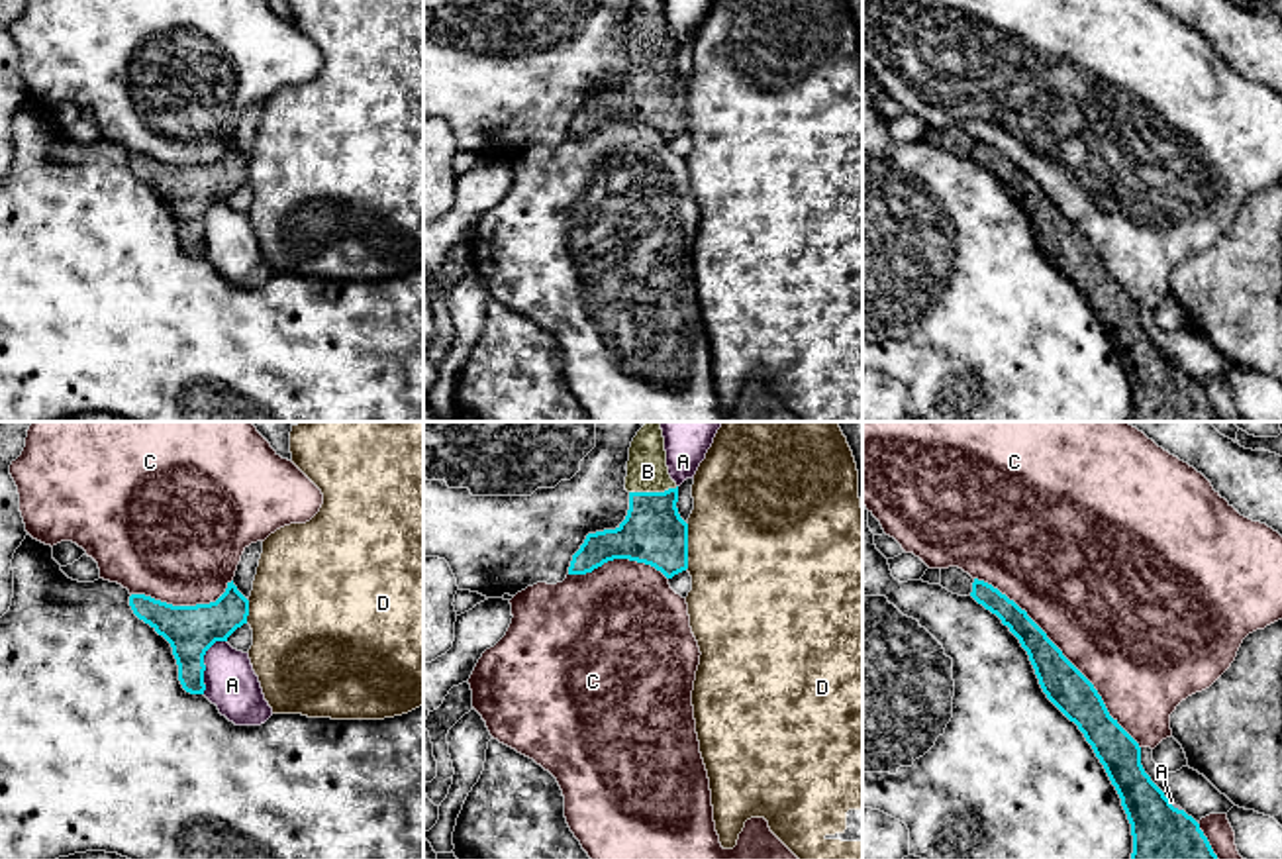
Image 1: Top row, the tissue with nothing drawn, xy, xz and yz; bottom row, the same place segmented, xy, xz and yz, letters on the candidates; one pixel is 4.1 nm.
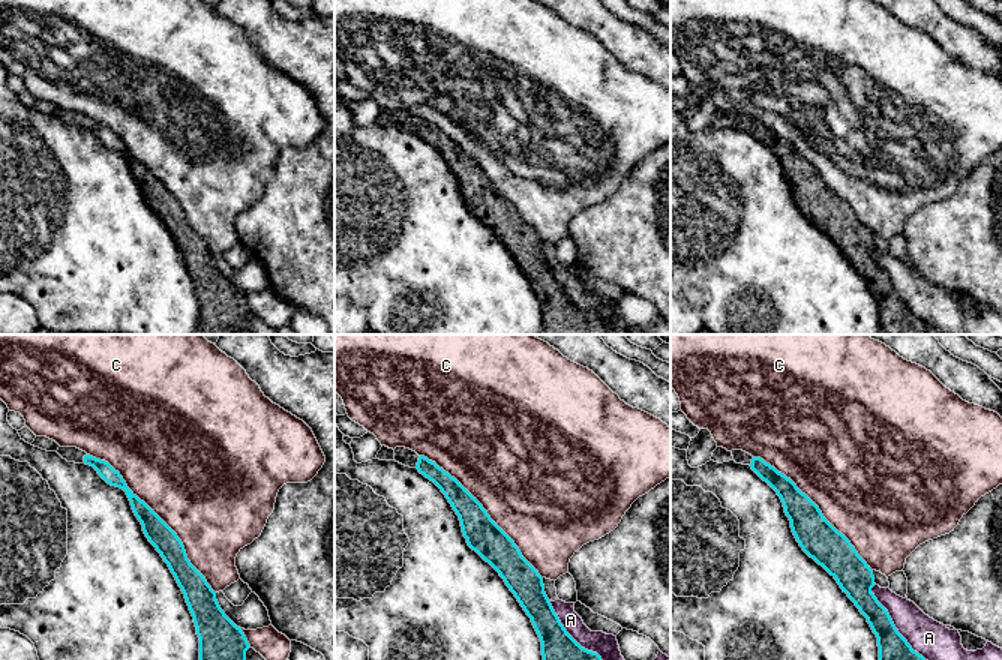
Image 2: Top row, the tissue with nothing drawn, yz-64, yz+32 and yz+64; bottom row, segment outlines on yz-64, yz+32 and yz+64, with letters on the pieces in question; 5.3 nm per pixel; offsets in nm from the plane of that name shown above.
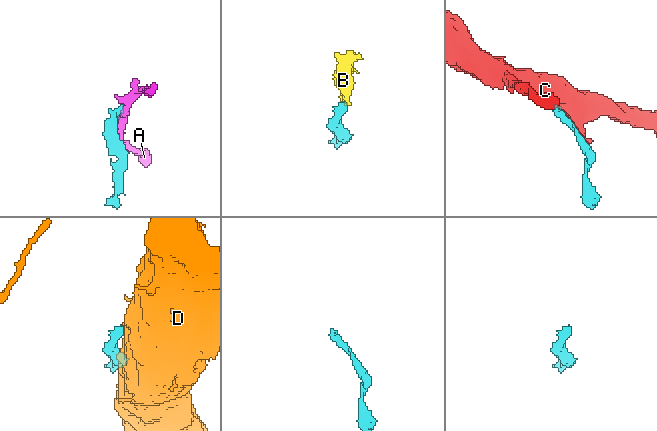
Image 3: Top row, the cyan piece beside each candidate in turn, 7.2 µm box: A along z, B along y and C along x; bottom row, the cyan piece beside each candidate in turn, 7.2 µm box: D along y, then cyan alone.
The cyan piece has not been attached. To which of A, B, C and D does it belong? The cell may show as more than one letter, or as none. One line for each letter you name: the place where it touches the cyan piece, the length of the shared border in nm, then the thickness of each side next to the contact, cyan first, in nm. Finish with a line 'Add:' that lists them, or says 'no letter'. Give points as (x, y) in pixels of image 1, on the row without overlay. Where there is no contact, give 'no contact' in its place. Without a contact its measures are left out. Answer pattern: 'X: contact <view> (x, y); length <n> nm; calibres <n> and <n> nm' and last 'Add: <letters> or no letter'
B: contact xz (653, 53); length 200 nm; calibres 260 and 170 nm
Add: B

